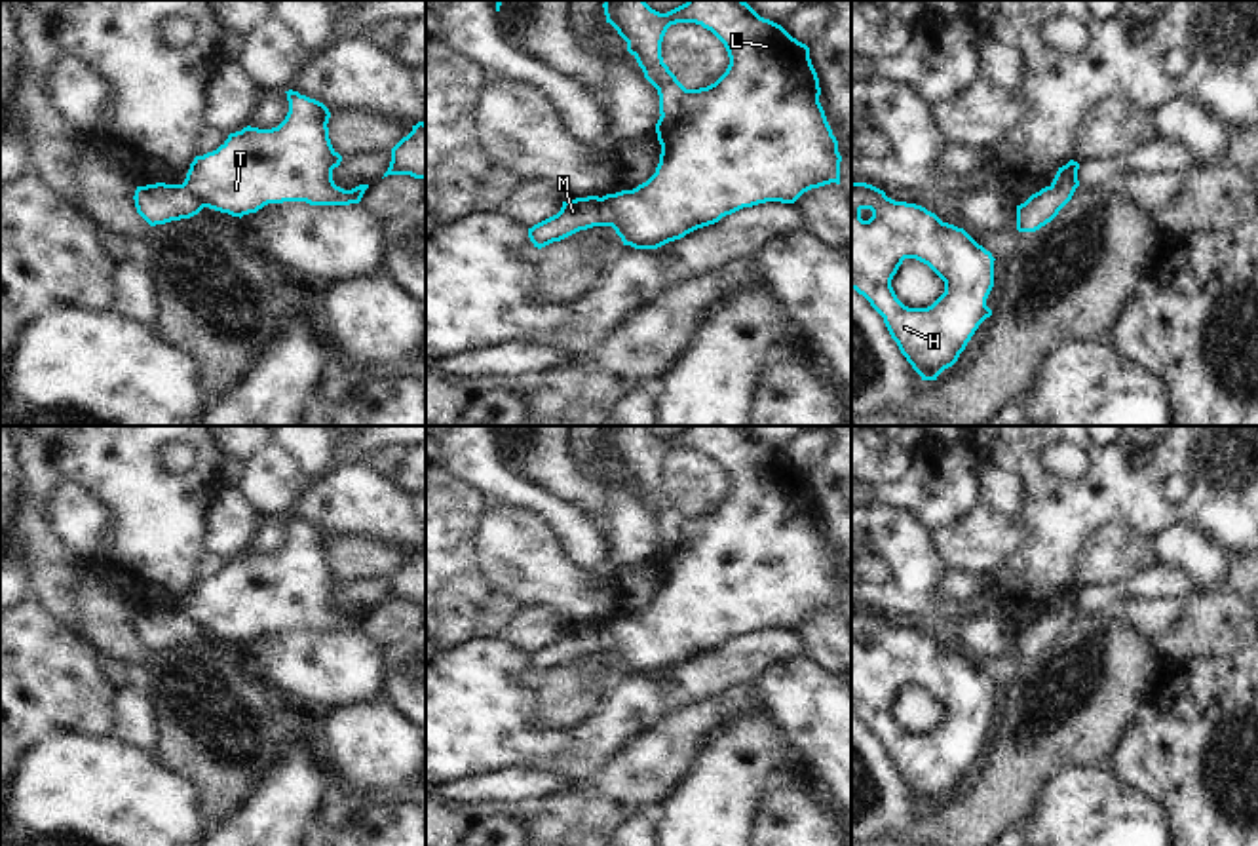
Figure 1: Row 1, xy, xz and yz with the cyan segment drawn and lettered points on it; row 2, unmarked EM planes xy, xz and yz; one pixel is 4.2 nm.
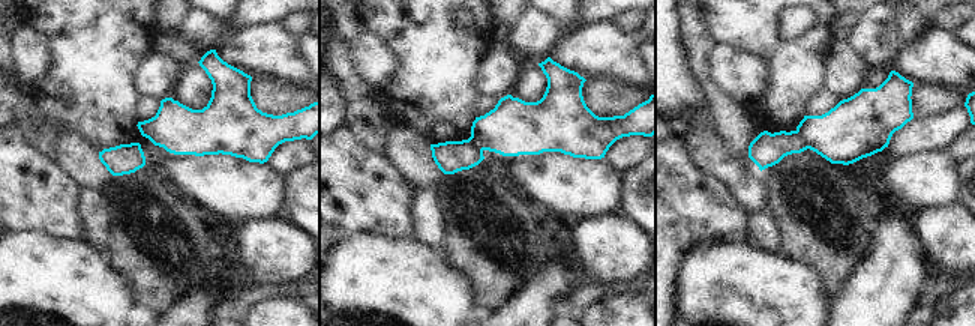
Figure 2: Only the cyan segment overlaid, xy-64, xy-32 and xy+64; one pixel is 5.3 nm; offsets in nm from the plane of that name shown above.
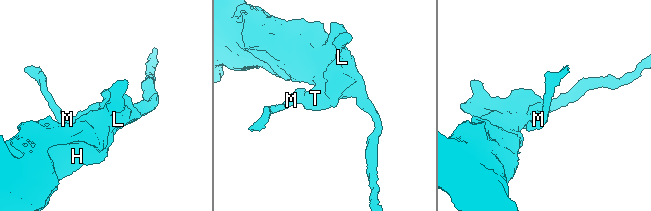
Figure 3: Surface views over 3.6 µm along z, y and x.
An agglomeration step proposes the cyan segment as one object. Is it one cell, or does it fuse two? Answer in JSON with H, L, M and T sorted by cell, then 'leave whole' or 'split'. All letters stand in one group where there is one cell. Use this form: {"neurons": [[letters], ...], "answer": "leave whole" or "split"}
{"neurons": [["H", "L", "T"], ["M"]], "answer": "split"}

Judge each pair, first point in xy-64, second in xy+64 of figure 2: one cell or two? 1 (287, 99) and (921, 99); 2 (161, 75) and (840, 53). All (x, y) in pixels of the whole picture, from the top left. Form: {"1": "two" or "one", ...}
{"1": "one", "2": "one"}

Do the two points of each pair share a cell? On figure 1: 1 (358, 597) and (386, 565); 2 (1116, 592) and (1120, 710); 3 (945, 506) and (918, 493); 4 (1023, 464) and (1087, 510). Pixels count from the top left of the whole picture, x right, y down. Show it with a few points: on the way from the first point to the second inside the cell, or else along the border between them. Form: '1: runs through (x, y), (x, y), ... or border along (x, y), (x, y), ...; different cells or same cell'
1: border along (390, 575), (343, 584); different cells
2: border along (1080, 611), (1110, 613); different cells
3: runs through (939, 500), (924, 493); same cell
4: runs through (1038, 480), (1046, 487), (1055, 487), (1072, 504); same cell

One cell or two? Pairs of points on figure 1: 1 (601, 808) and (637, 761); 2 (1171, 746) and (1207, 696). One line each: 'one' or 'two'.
1: one
2: one

